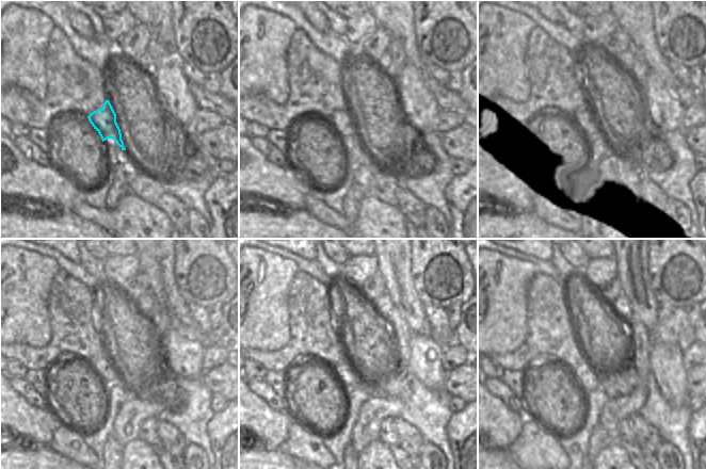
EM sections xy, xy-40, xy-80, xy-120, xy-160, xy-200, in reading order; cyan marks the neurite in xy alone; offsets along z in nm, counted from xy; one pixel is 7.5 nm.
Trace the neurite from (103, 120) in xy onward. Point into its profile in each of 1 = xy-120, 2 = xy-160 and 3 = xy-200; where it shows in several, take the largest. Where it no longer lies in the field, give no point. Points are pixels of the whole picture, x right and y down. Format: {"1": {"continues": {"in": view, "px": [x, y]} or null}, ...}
{"1": {"continues": {"in": "xy-120", "px": [105, 366]}}, "2": {"continues": {"in": "xy-160", "px": [345, 372]}}, "3": {"continues": {"in": "xy-200", "px": [588, 378]}}}

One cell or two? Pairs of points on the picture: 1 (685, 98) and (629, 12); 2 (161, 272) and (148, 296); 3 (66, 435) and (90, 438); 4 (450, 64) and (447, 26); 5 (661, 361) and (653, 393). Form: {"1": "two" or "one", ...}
{"1": "one", "2": "two", "3": "two", "4": "one", "5": "two"}

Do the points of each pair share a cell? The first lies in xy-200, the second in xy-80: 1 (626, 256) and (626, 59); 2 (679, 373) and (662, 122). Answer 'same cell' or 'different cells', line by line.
1: different cells
2: same cell

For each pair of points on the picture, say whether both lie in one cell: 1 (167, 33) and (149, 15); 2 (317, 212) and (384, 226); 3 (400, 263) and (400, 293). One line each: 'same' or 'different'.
1: same
2: same
3: same

